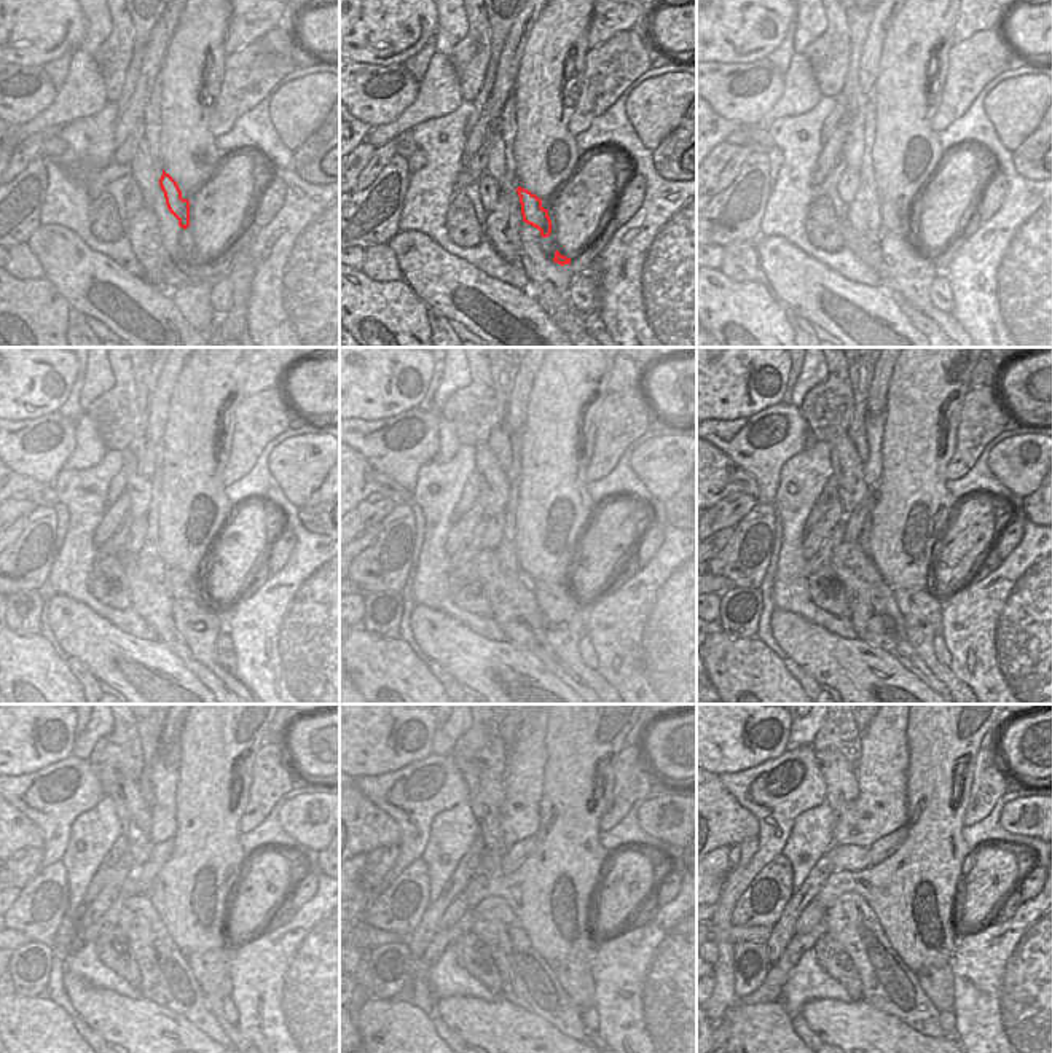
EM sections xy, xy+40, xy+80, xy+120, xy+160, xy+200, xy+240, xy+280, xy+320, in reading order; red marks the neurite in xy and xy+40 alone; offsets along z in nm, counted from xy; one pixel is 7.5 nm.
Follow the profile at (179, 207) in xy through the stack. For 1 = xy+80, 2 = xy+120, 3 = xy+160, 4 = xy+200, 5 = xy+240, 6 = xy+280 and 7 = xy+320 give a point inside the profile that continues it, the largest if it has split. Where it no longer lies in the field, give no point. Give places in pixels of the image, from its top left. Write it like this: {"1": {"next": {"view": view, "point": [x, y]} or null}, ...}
{"1": {"next": {"view": "xy+80", "point": [891, 220]}}, "2": {"next": {"view": "xy+120", "point": [179, 583]}}, "3": {"next": {"view": "xy+160", "point": [560, 604]}}, "4": {"next": {"view": "xy+200", "point": [923, 607]}}, "5": {"next": {"view": "xy+240", "point": [211, 969]}}, "6": {"next": {"view": "xy+280", "point": [574, 974]}}, "7": {"next": {"view": "xy+320", "point": [936, 982]}}}

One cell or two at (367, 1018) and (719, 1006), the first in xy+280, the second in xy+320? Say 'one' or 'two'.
two

